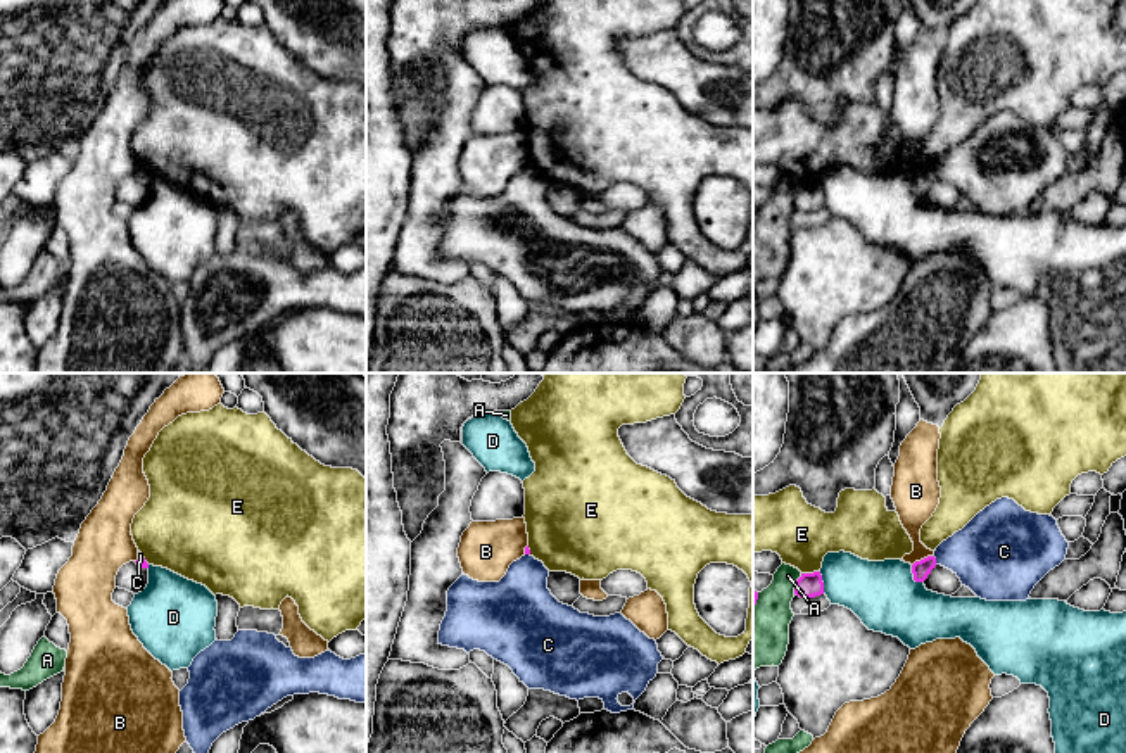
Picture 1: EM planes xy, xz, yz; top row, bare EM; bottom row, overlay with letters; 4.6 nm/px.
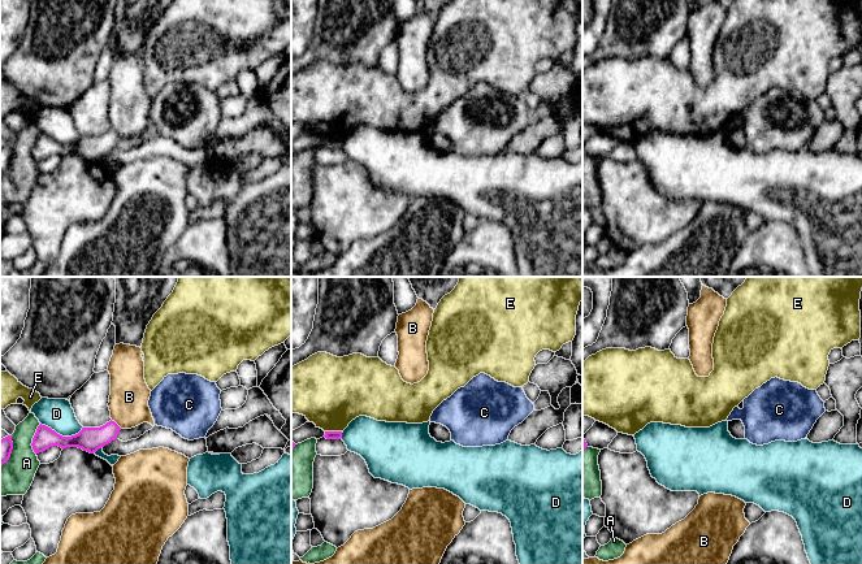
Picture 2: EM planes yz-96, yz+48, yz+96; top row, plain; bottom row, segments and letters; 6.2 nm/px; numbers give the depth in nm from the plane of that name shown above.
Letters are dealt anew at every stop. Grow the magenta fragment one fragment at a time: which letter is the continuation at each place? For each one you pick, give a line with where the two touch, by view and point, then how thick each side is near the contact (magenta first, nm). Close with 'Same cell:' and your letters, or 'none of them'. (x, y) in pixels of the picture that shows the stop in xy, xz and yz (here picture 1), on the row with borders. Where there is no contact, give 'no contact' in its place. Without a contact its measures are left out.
Same cell: none of them

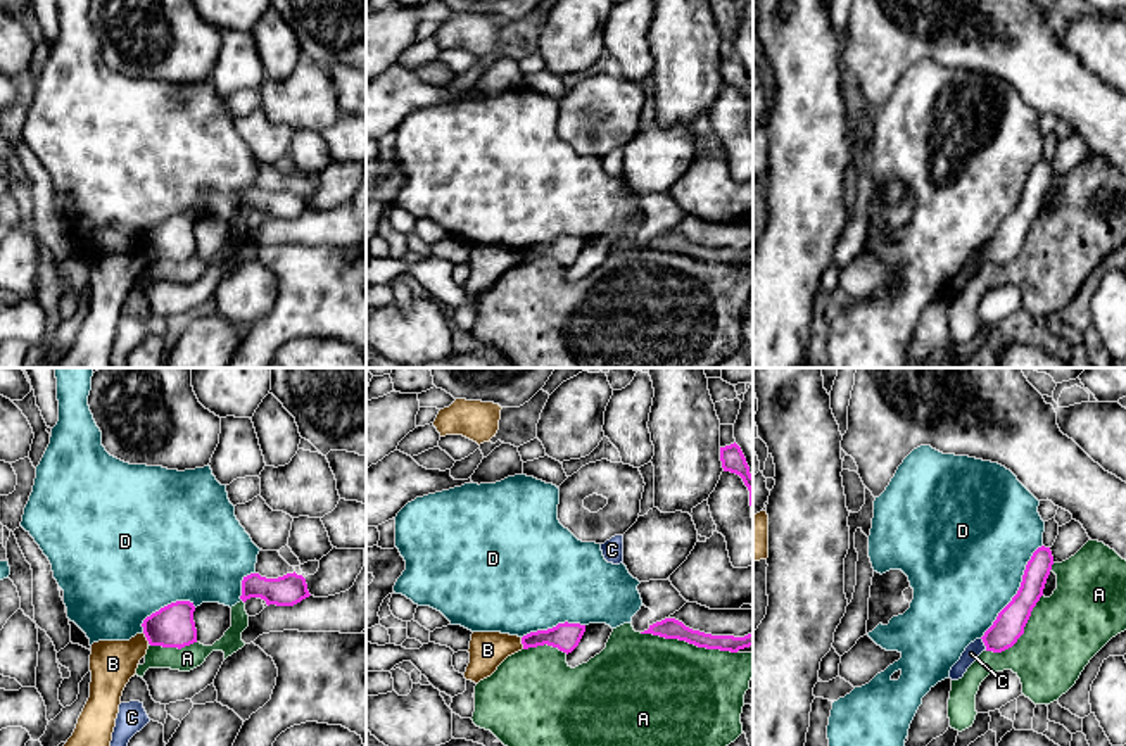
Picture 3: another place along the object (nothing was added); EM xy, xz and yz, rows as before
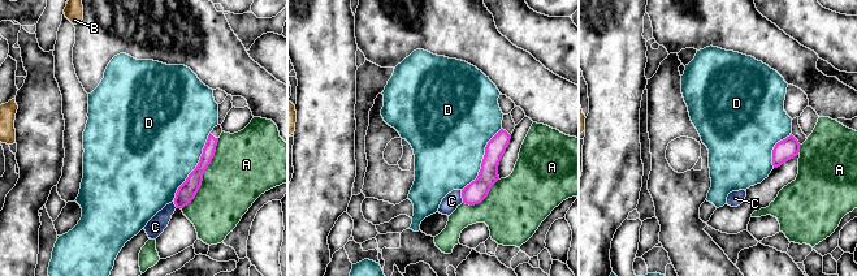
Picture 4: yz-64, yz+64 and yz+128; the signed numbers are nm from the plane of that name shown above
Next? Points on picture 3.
Same cell: none of them

